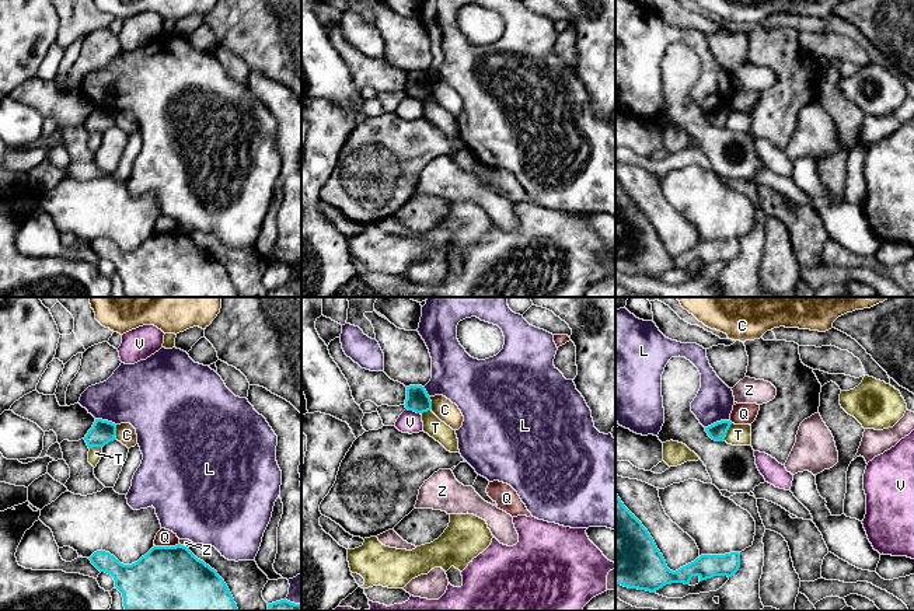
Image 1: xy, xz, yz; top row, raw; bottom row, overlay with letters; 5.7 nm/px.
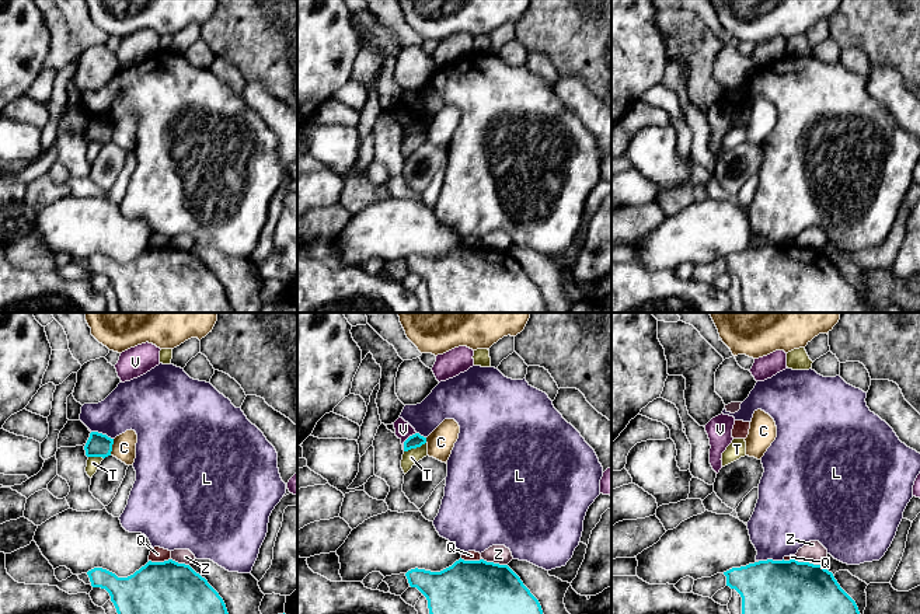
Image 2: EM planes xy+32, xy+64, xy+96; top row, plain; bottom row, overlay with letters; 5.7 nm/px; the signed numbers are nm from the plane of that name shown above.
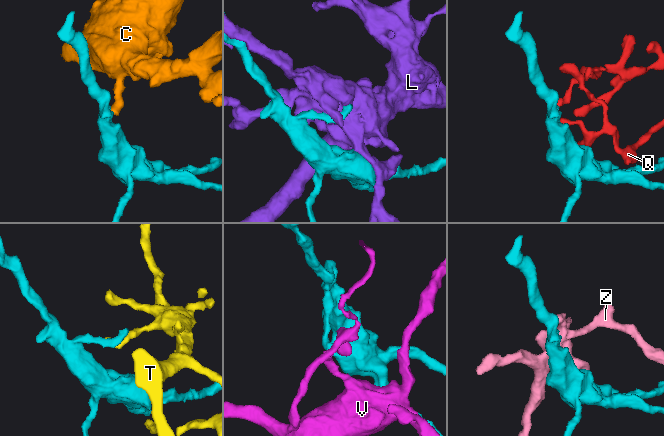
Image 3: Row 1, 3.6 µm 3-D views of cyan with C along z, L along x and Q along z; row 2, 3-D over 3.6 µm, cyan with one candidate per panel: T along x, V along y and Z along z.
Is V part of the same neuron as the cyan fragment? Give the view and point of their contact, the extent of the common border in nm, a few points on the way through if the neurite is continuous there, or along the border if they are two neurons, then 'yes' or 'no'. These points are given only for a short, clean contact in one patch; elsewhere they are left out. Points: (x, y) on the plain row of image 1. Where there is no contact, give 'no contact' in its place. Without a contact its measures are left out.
contact xz (414, 97); length 90 nm; border xz (407, 94), (419, 100); no

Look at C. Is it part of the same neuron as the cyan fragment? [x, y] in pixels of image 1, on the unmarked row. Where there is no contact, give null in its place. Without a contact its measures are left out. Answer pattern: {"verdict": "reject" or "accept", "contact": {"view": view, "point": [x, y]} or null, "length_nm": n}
{"verdict": "reject", "contact": {"view": "xy", "point": [115, 118]}, "length_nm": 90}

